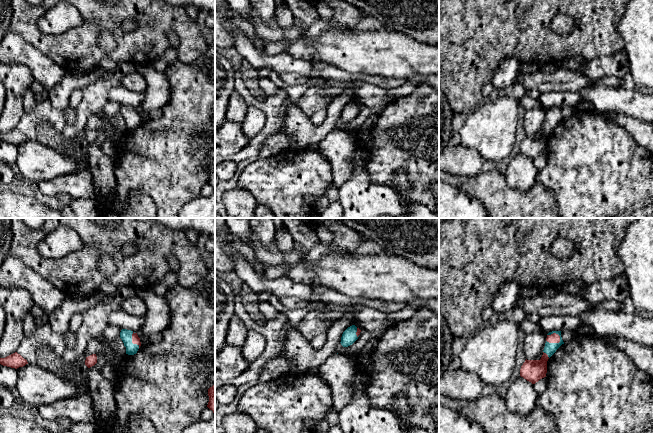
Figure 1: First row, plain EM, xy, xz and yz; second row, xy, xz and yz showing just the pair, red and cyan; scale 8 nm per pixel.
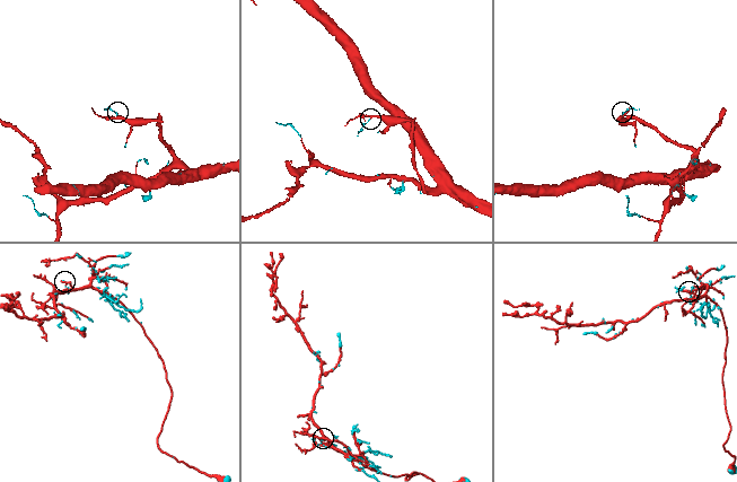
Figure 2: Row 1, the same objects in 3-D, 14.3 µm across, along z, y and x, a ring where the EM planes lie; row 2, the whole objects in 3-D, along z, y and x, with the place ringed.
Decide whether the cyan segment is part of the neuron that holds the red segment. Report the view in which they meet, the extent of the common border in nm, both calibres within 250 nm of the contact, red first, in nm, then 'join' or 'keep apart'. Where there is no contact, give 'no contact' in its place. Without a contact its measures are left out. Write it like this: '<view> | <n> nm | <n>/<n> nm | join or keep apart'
yz | 130 nm | 80/100 nm | join

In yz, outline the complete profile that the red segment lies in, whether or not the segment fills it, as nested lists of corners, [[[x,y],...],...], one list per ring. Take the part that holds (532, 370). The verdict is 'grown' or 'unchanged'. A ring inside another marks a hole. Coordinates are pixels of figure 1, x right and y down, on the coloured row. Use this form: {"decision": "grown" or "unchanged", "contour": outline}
{"decision": "grown", "contour": [[[552,331],[547,334],[543,355],[540,360],[525,360],[520,369],[520,376],[535,384],[546,377],[547,361],[564,344],[561,331]]]}

